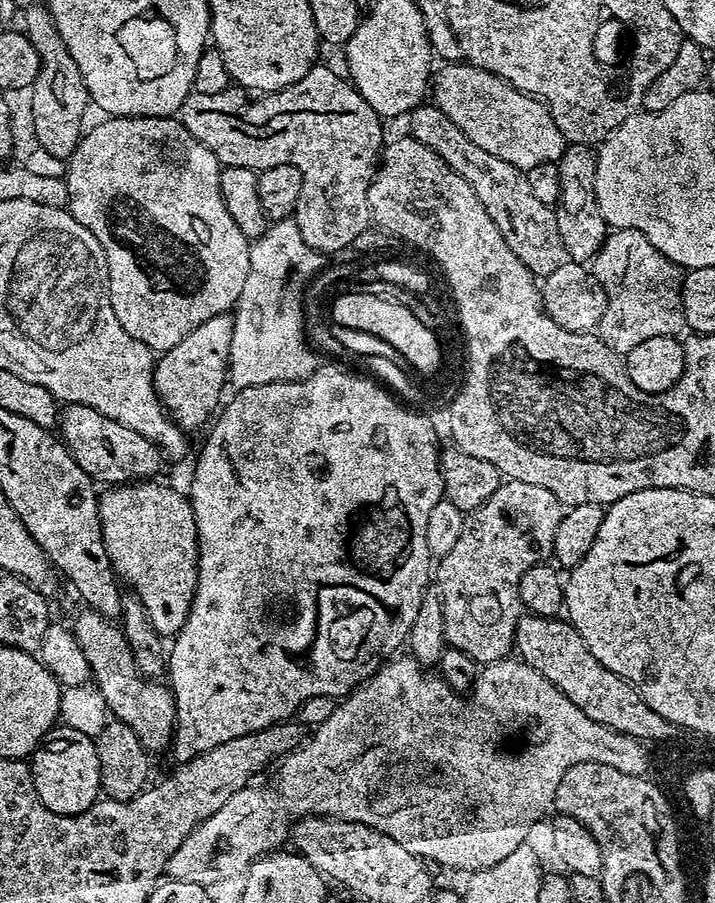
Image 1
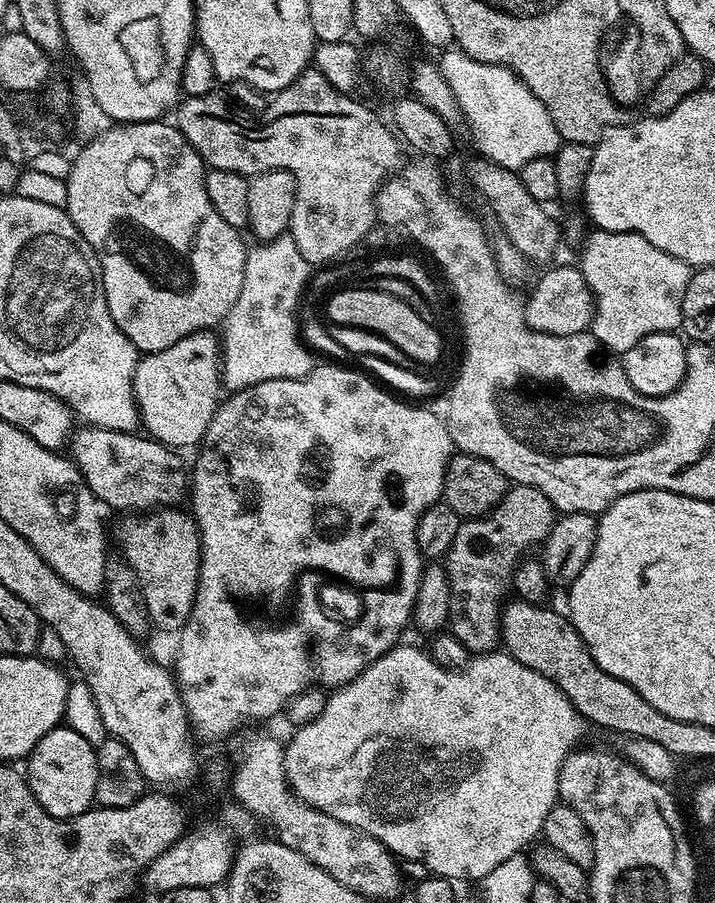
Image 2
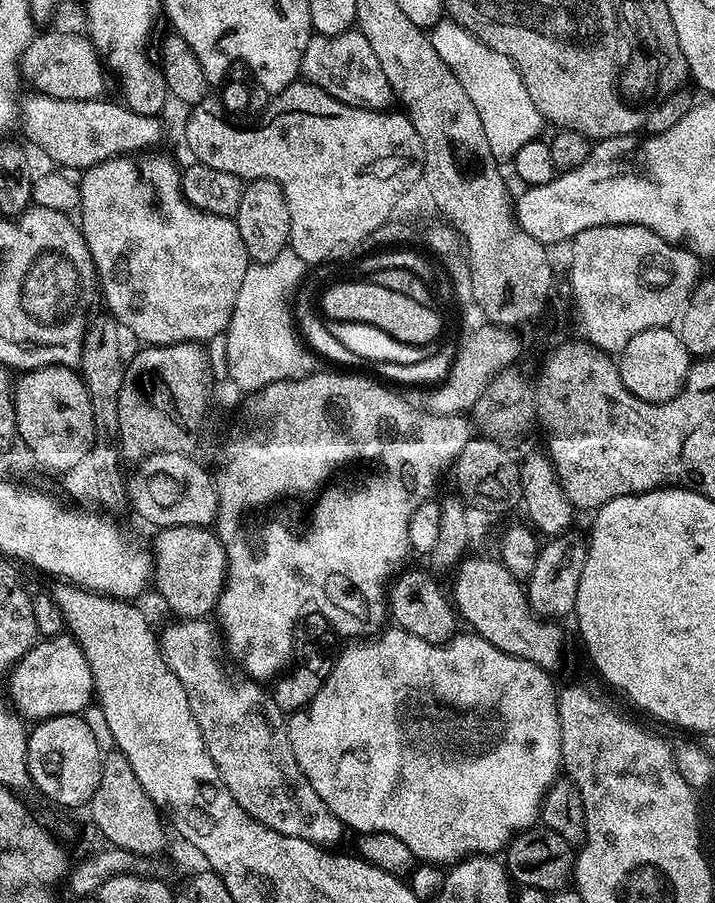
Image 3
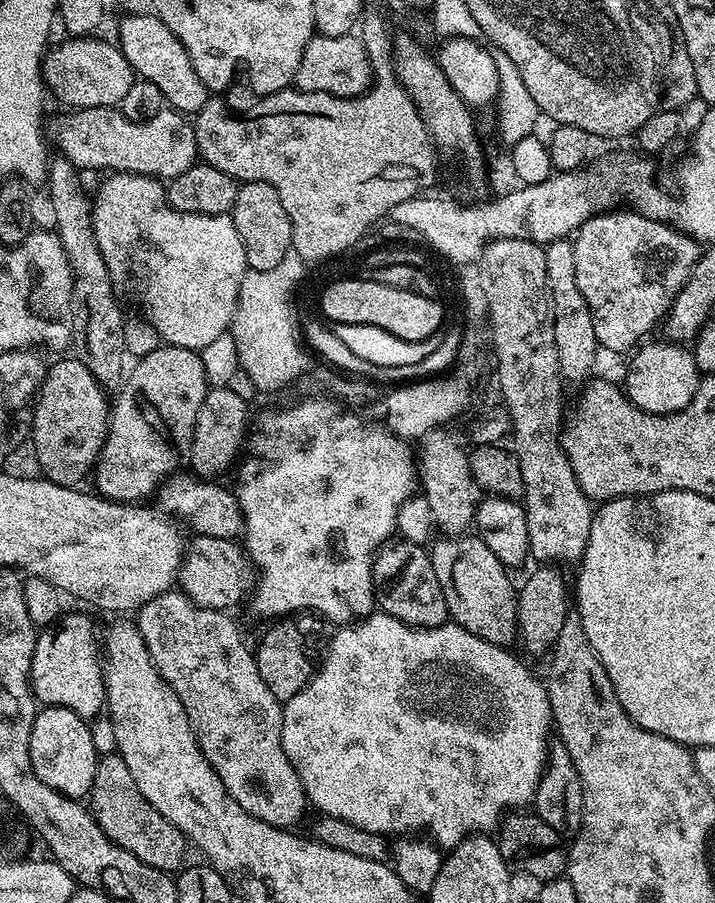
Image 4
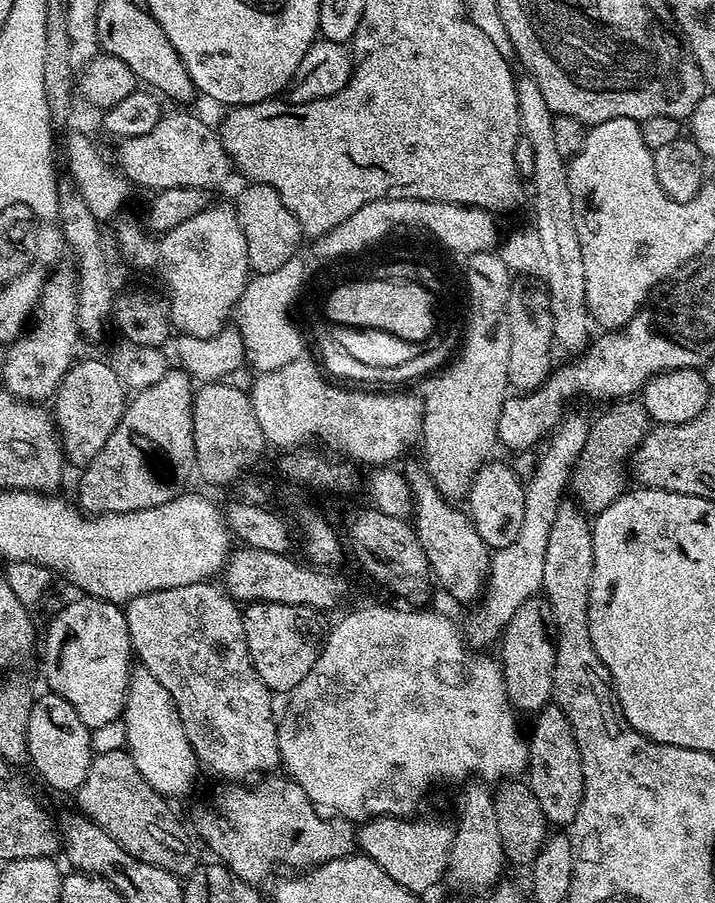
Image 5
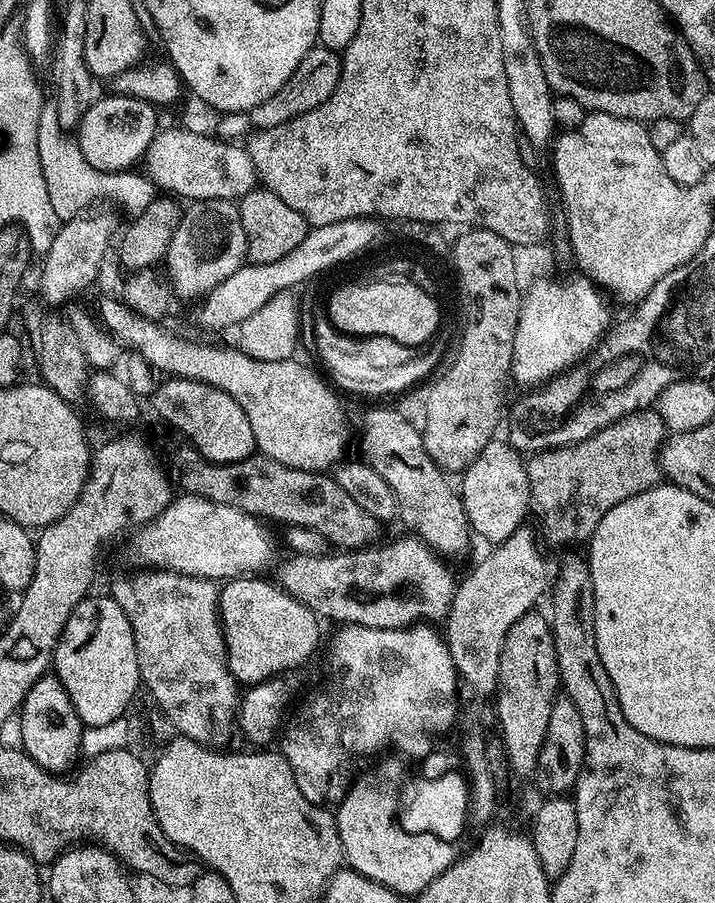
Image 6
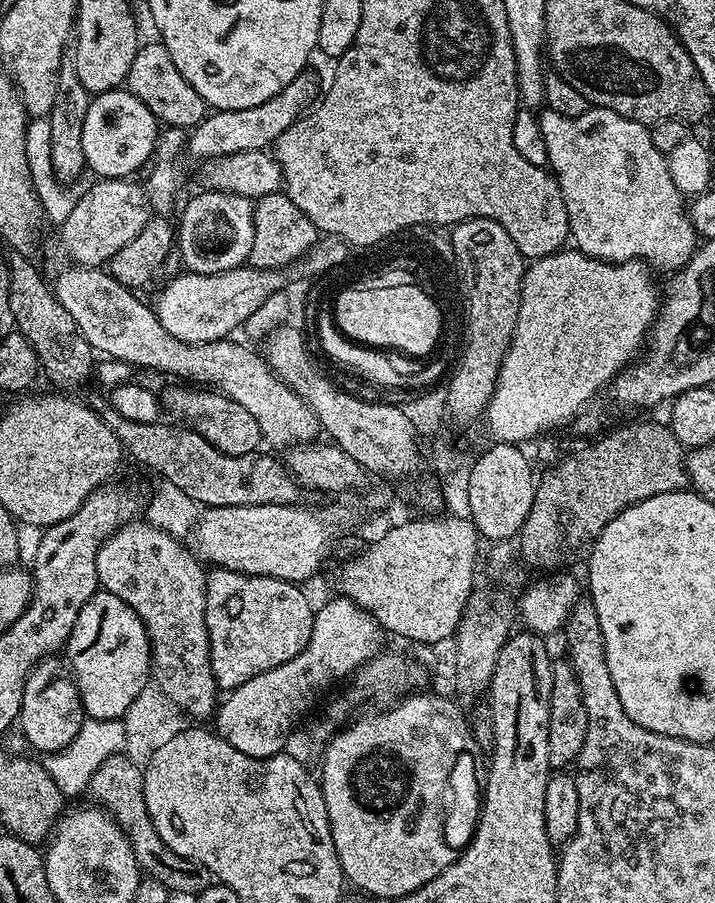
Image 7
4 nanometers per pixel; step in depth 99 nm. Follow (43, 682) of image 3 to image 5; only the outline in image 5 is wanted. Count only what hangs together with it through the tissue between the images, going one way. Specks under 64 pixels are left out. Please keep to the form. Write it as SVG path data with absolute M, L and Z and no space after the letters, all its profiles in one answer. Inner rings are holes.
M93 596L79 599L70 601L42 632L44 680L47 691L66 698L74 706L74 714L91 730L121 719L130 675L128 659L131 661L134 653L121 605Z

